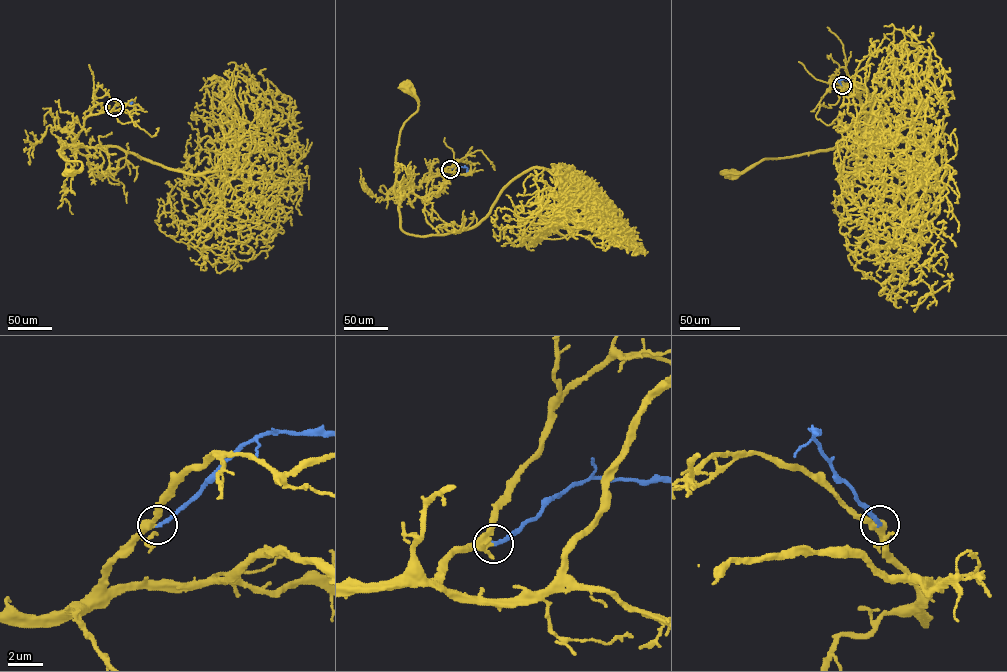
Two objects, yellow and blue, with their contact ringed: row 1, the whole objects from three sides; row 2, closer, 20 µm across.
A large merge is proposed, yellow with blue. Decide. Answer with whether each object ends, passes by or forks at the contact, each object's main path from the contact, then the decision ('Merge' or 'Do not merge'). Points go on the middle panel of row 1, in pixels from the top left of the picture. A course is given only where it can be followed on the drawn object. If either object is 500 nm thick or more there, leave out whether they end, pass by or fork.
At the ring yellow passes by. At the ring blue ends. Course of yellow: (450, 169), (424, 180), (399, 199), (395, 195), (396, 152), (401, 128), (418, 107), (416, 99), (405, 85). Course of blue: (450, 169), (461, 166), (467, 167), (467, 172). Merge

